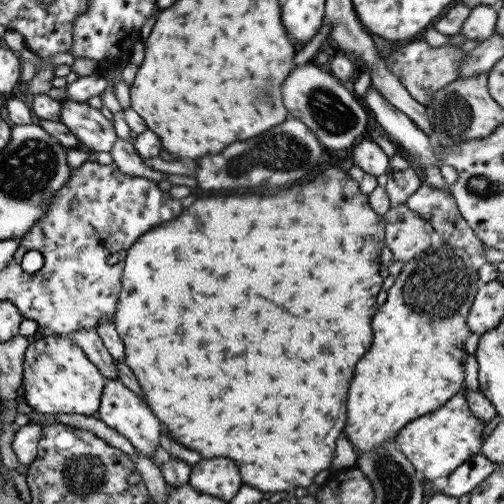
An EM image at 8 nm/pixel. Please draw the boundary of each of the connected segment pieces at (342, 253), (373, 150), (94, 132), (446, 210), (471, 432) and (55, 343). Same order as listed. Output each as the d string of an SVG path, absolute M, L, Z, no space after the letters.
M328 166L328 168L322 171L320 176L316 176L312 182L302 182L302 184L296 184L296 186L290 186L286 190L278 190L274 196L224 196L224 198L200 198L196 200L188 210L183 209L183 213L177 216L174 220L158 225L148 232L145 232L142 236L136 239L136 242L129 248L129 252L124 259L124 272L121 279L120 297L118 298L118 305L116 316L112 321L116 324L116 330L120 334L120 338L124 340L126 344L126 364L132 368L132 372L136 374L136 378L139 380L140 386L144 396L146 396L146 404L149 408L158 416L158 420L162 422L162 426L170 432L170 436L174 438L176 442L188 446L196 452L200 452L204 458L216 458L216 456L226 456L226 458L232 458L238 468L240 468L240 474L242 474L242 482L244 484L250 484L254 488L261 490L262 492L282 492L283 490L291 492L296 487L307 488L314 482L314 476L322 470L328 468L328 464L332 462L332 456L334 456L334 450L336 450L336 440L338 436L342 434L342 428L346 426L346 394L348 394L348 386L350 386L350 380L352 380L352 372L354 372L354 366L356 362L368 352L370 344L372 344L372 318L378 310L376 306L376 296L382 288L382 276L380 276L381 261L380 261L380 249L385 242L385 220L382 216L377 214L370 203L368 203L368 195L364 194L356 182L348 172L340 169L339 167Z
M360 140L360 143L354 144L349 150L353 164L359 166L364 172L375 177L387 172L390 157L374 141Z
M64 100L59 121L78 139L80 147L89 152L110 152L118 139L113 122L87 101Z
M426 182L408 200L406 205L427 220L433 230L442 235L443 242L462 249L466 254L482 255L487 249L463 219L455 198L444 189L437 189Z
M461 392L438 410L409 422L397 434L396 441L400 444L400 450L414 465L416 472L423 475L424 481L433 481L449 476L465 460L481 452L484 426L485 422L472 412L464 392Z
M39 336L26 350L20 400L43 415L80 414L92 416L99 410L105 376L72 340L59 336Z

